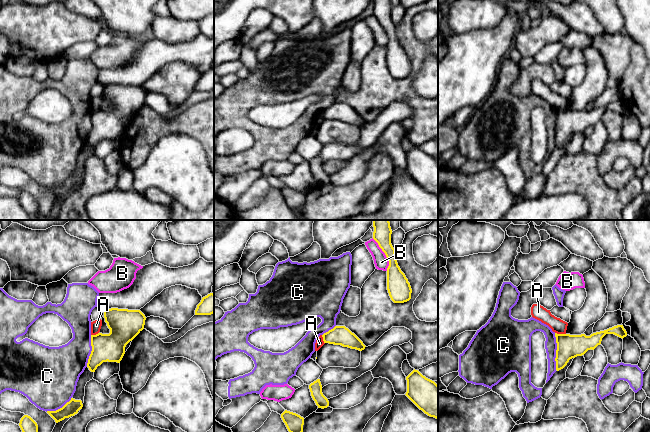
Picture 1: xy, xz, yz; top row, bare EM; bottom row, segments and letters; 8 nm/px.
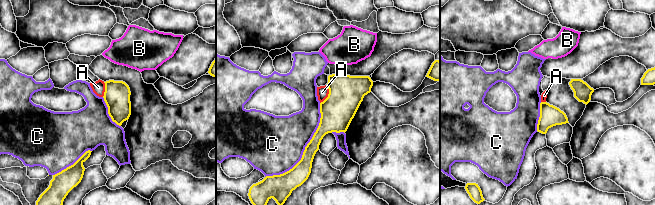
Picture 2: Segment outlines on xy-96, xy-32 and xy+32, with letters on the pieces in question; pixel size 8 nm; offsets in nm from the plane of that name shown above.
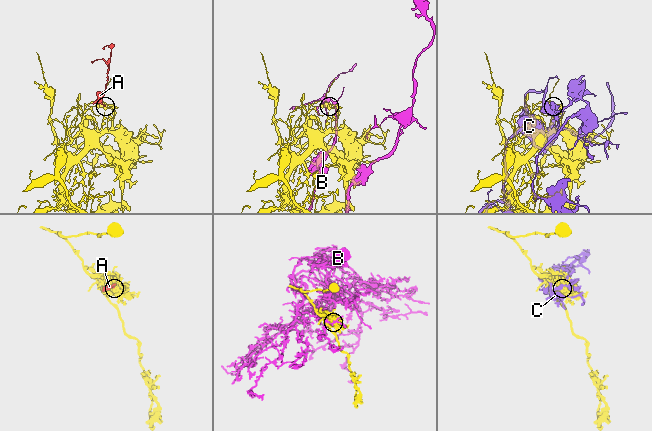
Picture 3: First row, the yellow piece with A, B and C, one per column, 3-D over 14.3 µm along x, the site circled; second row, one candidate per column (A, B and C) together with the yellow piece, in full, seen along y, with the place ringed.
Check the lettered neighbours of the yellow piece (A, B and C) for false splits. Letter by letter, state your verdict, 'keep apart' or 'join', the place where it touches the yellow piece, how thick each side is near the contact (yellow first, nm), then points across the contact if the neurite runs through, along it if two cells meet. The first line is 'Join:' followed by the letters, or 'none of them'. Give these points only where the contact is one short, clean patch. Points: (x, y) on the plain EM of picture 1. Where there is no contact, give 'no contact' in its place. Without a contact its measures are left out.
Join: none of them
A: keep apart; meets yellow in yz at (560, 110); 190 nm thick on the yellow side, 120 nm on the other; border along yz (555, 108), (565, 110)
B: keep apart; meets yellow in xz at (385, 30); 160 nm thick on the yellow side, 120 nm on the other
C: keep apart; meets yellow in yz at (556, 127); 190 nm thick on the yellow side, 100 nm on the other

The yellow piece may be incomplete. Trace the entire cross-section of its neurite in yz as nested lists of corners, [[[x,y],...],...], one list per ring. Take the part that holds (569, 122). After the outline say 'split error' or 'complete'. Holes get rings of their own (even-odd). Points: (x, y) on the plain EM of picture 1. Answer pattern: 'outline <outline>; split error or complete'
outline [[[617,101],[604,107],[596,108],[590,112],[585,110],[570,111],[555,109],[557,126],[556,126],[556,146],[563,145],[570,135],[584,131],[588,126],[594,126],[601,120],[602,114],[606,110],[614,110],[620,114],[627,112],[623,101]]]; complete

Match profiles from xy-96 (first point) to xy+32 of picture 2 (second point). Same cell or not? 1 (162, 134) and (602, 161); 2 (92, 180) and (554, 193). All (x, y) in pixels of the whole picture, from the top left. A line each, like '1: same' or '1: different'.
1: different
2: different

